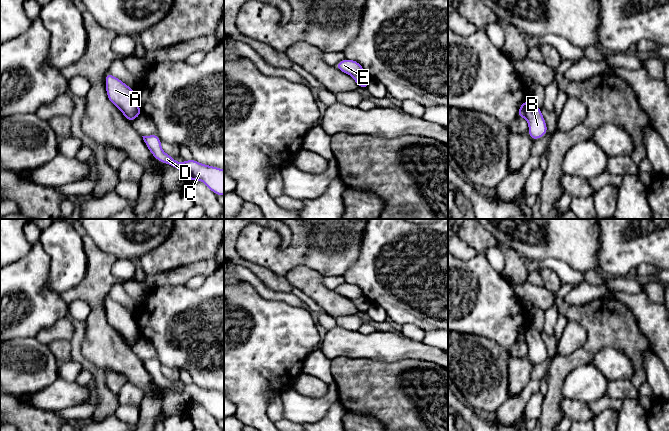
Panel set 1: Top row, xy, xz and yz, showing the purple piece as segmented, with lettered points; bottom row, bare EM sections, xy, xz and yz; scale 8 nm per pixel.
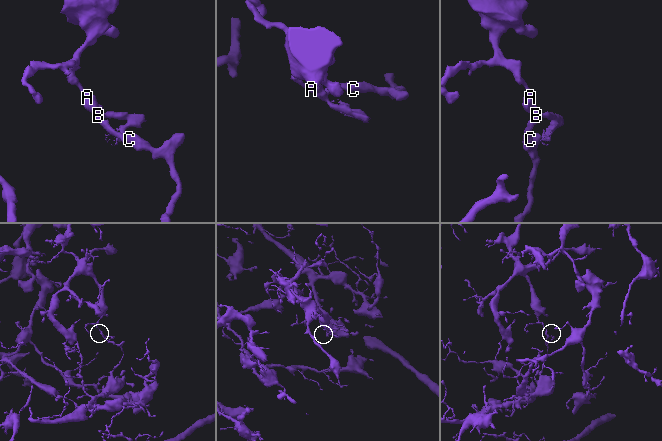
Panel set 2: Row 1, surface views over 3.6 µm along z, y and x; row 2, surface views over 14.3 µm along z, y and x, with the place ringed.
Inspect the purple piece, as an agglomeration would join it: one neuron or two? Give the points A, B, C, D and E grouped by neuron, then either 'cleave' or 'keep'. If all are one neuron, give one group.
groups A E / B C D; cleave

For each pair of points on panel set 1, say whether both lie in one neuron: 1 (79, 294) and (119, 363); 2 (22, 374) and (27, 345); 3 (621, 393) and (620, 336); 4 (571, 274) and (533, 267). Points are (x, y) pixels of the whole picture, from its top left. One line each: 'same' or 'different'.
1: same
2: same
3: different
4: same

